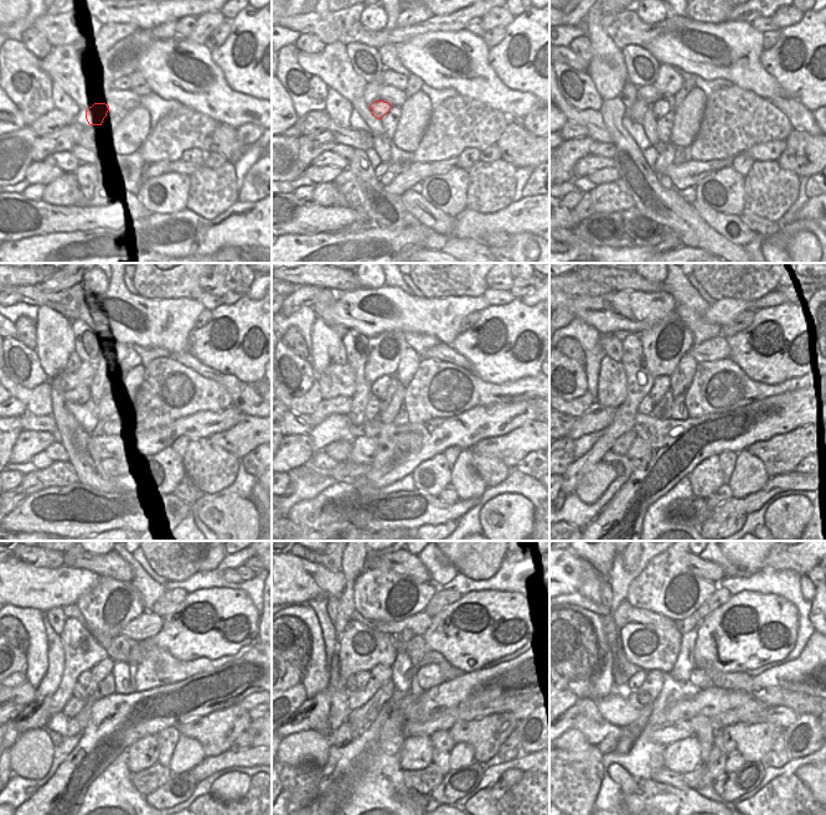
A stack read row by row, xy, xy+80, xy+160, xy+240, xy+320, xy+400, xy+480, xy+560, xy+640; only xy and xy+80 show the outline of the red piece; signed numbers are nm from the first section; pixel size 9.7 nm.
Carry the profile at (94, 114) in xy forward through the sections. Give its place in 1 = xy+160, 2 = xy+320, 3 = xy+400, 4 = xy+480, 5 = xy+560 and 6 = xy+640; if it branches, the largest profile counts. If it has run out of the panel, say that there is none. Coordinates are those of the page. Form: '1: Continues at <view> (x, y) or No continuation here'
1: Continues at xy+160 (660, 108)
2: Continues at xy+320 (380, 387)
3: Continues at xy+400 (661, 385)
4: Continues at xy+480 (103, 669)
5: Continues at xy+560 (378, 675)
6: Continues at xy+640 (650, 690).

